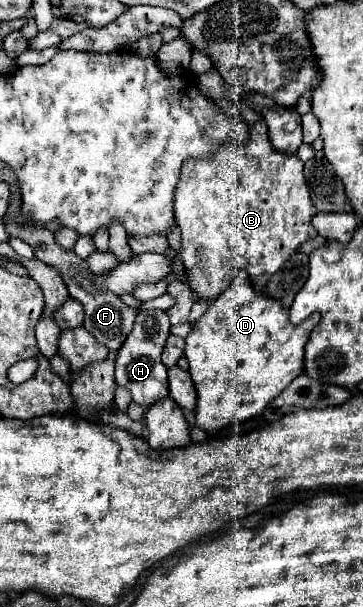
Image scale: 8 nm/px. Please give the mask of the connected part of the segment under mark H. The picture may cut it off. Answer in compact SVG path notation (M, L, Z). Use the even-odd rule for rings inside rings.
M147 310L139 312L135 326L127 340L123 342L117 360L115 360L115 380L119 386L127 388L133 396L133 402L149 408L157 400L163 400L169 396L169 386L167 386L167 368L161 362L161 350L165 346L165 340L169 336L169 318L163 310Z

